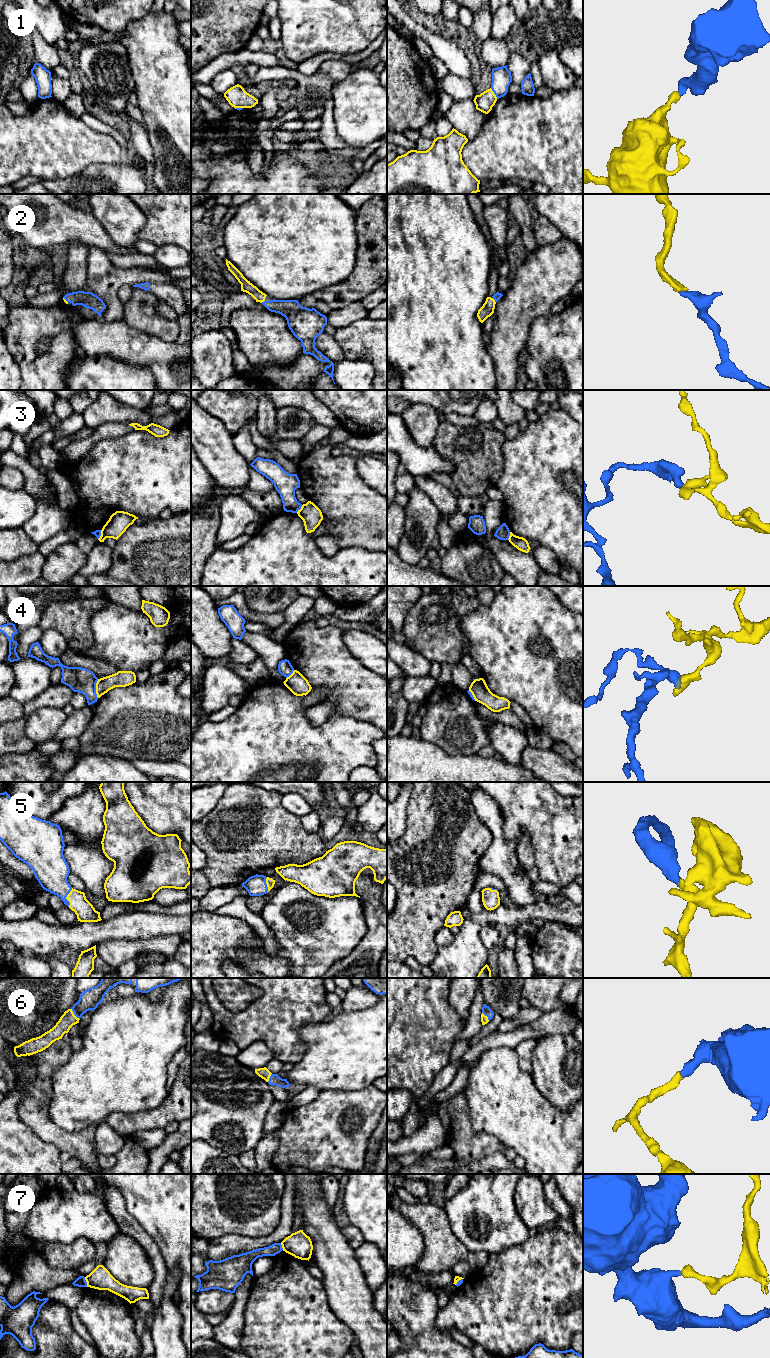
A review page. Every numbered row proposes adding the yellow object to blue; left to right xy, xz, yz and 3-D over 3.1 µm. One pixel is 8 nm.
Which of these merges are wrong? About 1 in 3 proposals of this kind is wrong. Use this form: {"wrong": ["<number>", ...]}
{"wrong": ["1", "3", "4", "7"]}

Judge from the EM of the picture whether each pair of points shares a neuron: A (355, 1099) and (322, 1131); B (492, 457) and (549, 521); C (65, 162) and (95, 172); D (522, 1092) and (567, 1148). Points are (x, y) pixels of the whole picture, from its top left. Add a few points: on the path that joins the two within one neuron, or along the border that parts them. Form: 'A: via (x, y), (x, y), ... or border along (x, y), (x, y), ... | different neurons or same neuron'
A: via (346, 1103), (331, 1122) | same neuron
B: border along (503, 445), (503, 472), (494, 485) | different neurons
C: border along (108, 164), (91, 164), (64, 179) | different neurons
D: via (525, 1106), (553, 1134) | same neuron

